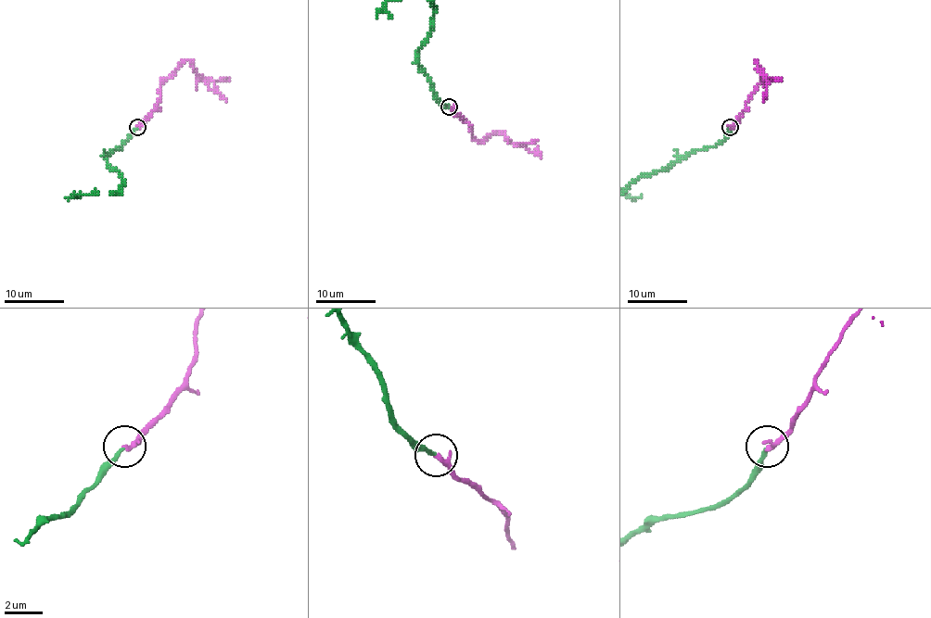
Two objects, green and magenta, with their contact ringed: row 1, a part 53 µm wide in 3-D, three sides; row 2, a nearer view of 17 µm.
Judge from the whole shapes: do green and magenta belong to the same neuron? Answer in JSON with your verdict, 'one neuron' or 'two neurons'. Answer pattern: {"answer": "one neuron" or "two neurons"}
{"answer": "one neuron"}

